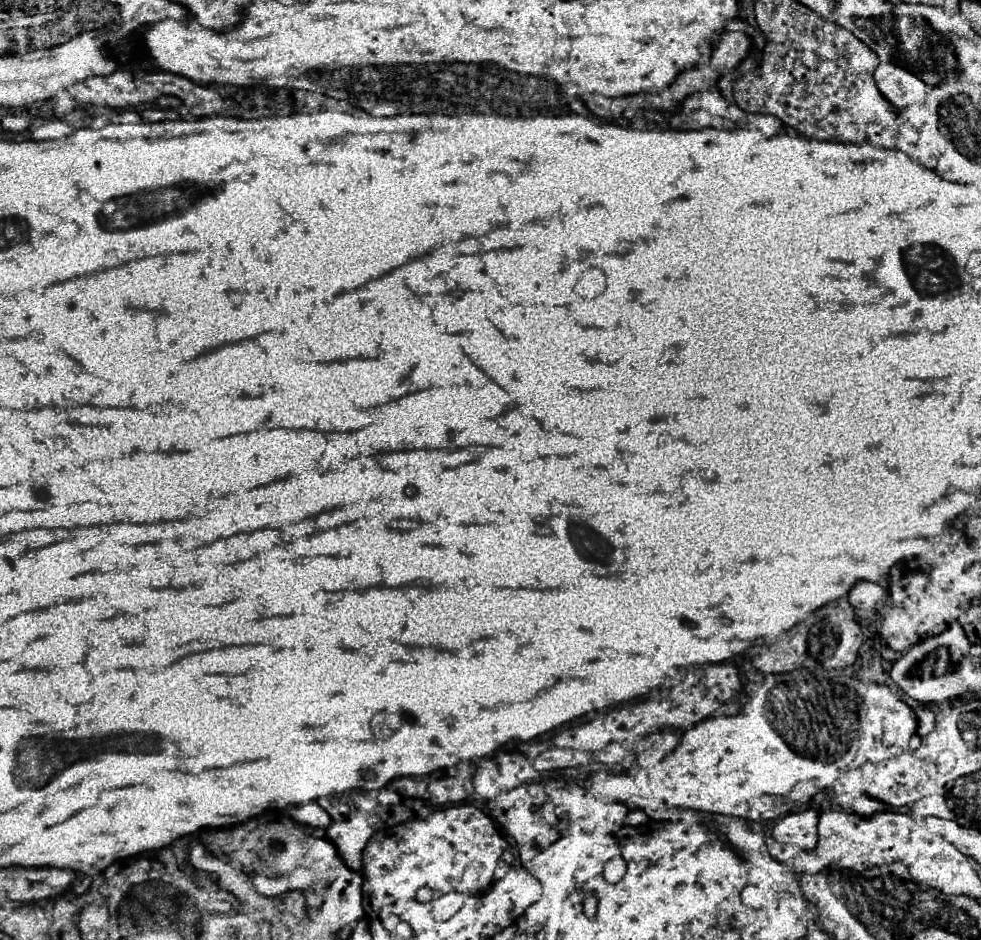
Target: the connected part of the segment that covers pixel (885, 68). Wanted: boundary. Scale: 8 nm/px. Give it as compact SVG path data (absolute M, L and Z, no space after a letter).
M881 62L873 70L873 78L877 82L879 92L895 106L905 108L911 104L921 104L925 100L927 86L915 78L911 72L893 66L889 62Z

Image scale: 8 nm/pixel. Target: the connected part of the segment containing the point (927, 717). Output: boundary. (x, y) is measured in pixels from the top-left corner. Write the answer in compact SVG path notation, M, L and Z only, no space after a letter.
M919 710L917 712L917 722L919 722L917 734L923 738L929 732L933 732L933 728L935 728L935 714L931 710Z

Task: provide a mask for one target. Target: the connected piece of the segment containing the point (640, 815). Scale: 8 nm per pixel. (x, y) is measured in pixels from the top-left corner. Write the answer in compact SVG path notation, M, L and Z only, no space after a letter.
M641 810L631 811L626 817L626 824L631 827L643 826L648 821L648 816Z

